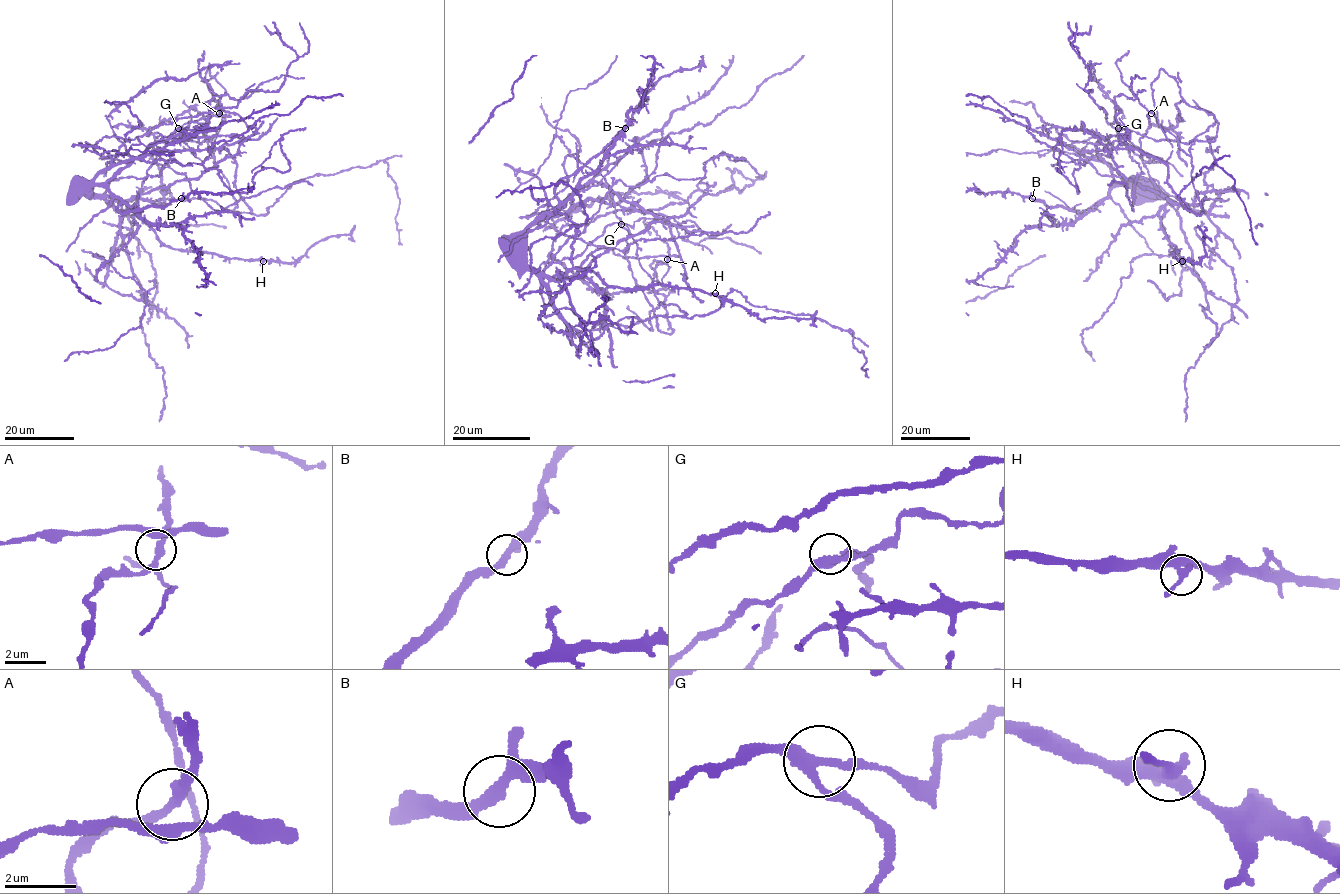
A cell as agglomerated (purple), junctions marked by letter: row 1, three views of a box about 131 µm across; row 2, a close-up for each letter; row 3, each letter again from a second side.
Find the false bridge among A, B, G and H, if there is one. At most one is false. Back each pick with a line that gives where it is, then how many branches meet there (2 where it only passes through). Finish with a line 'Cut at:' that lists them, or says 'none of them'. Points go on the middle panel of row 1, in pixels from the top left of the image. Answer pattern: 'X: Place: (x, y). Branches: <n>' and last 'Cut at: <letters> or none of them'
Cut at: none of them

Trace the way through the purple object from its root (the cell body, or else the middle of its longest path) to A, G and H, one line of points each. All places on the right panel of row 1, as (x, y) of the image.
A: (1167, 131), (1151, 113)
G: (1167, 131), (1190, 155), (1189, 147), (1196, 140), (1188, 143), (1154, 140), (1129, 129), (1118, 128)
H: (1167, 131), (1154, 113), (1147, 115), (1140, 154), (1150, 179), (1168, 201), (1160, 211), (1160, 228), (1182, 261)

